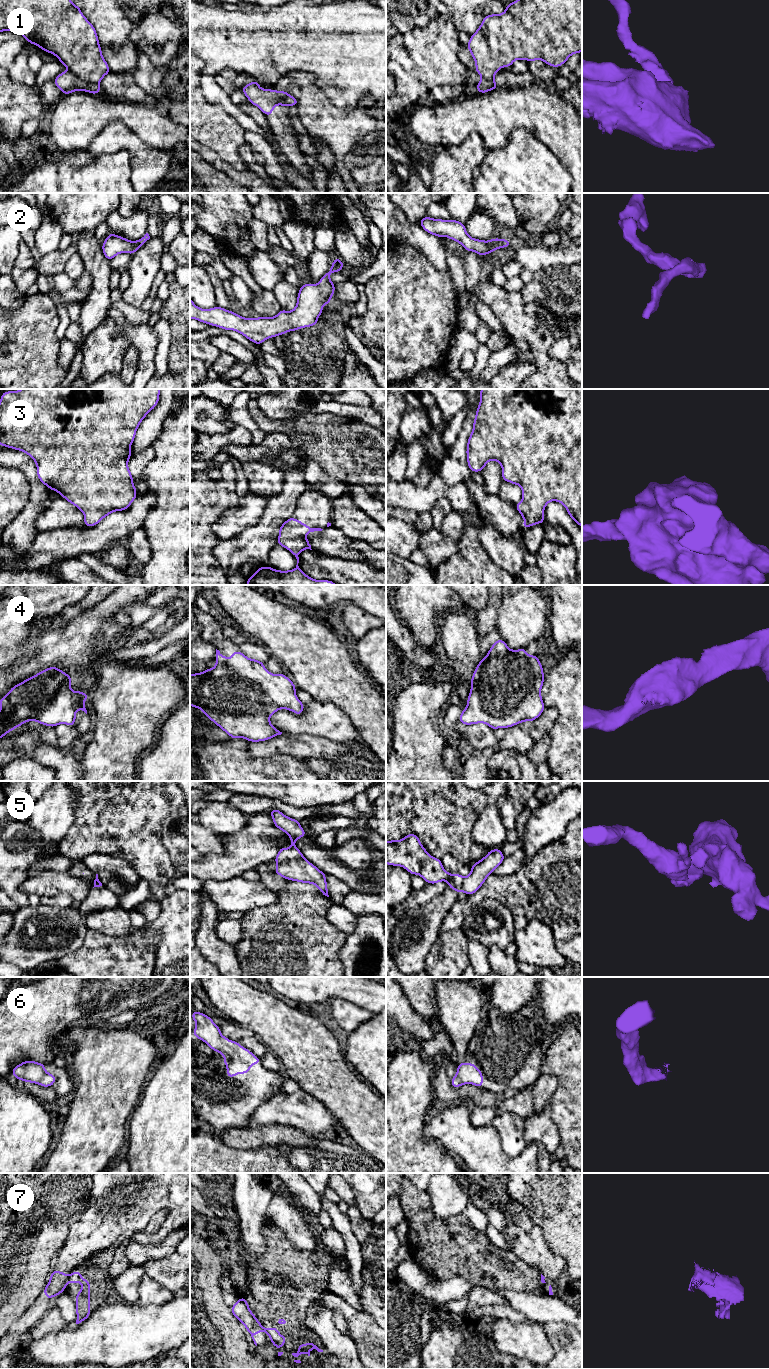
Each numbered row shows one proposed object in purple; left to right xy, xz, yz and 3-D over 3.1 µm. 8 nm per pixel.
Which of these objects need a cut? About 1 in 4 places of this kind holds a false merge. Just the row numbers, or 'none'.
1, 5, 7

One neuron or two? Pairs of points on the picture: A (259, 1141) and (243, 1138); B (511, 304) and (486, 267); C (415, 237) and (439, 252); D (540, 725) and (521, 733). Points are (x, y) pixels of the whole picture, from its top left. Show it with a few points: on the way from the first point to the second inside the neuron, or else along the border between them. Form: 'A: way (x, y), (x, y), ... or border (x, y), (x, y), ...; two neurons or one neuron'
A: way (255, 1138), (247, 1138); one neuron
B: way (500, 299), (485, 284), (485, 278); one neuron
C: way (421, 240), (433, 249); one neuron
D: border (530, 722), (530, 735), (535, 741); two neurons

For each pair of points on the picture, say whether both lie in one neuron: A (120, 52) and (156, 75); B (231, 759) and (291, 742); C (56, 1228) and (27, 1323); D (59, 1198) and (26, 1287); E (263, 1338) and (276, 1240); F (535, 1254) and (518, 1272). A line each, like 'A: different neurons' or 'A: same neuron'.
A: different neurons
B: different neurons
C: different neurons
D: same neuron
E: different neurons
F: different neurons

